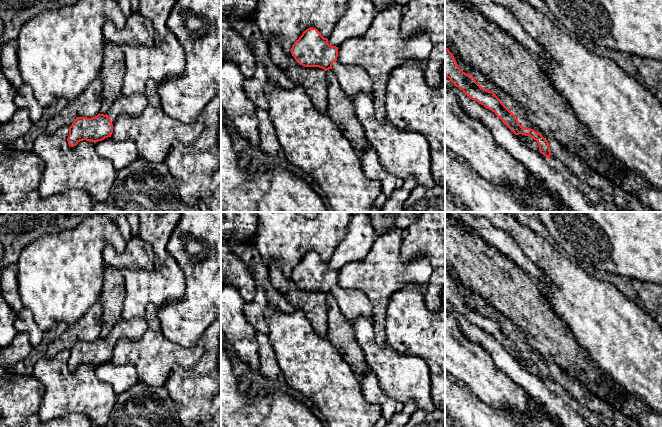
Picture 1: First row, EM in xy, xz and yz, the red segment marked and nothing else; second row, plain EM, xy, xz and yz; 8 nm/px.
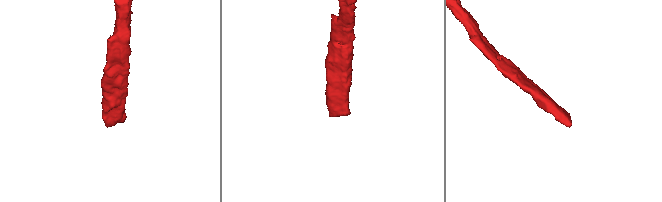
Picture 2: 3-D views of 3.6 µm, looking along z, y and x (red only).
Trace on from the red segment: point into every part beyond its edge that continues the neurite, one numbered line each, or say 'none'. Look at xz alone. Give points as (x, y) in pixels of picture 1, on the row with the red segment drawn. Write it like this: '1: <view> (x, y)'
1: xz (352, 79)

